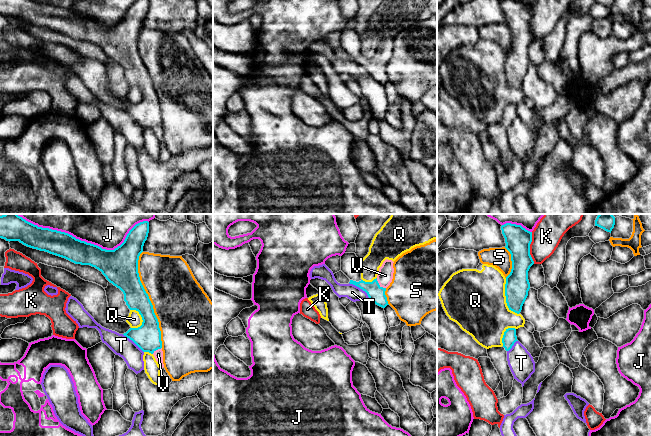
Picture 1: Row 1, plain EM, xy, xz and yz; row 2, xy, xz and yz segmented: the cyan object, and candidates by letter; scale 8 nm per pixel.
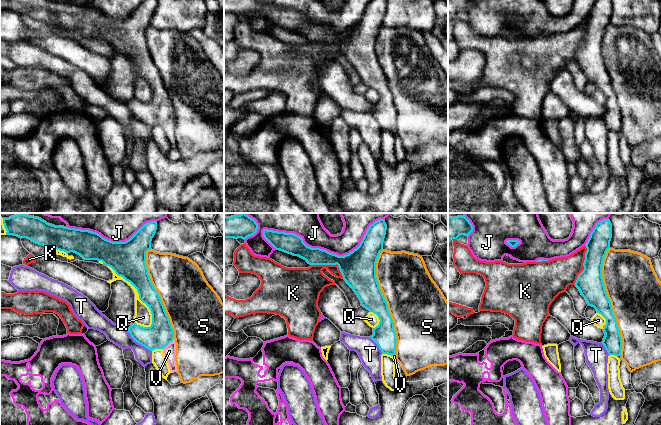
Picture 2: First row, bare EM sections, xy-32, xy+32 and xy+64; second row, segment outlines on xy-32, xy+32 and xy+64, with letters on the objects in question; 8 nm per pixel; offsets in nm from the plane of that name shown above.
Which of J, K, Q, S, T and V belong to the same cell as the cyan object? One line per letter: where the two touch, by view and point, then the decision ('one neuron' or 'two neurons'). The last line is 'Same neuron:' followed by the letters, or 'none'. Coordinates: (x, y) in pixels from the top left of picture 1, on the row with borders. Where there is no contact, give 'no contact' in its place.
J: contact xy (84, 241); two neurons
K: contact yz (529, 248); two neurons
Q: contact yz (506, 298); two neurons
S: contact xy (149, 299); two neurons
T: contact xz (361, 288); two neurons
V: contact xz (378, 284); one neuron
Same neuron: V

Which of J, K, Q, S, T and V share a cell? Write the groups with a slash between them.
J / K / Q / S / T / V

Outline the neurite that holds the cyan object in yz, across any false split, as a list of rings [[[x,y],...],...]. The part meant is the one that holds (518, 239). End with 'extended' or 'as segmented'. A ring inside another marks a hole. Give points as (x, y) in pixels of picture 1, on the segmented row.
[[[511,223],[502,225],[501,230],[512,261],[512,269],[505,284],[506,303],[509,310],[519,314],[530,289],[528,271],[534,264],[530,255],[532,232]]] | as segmented

